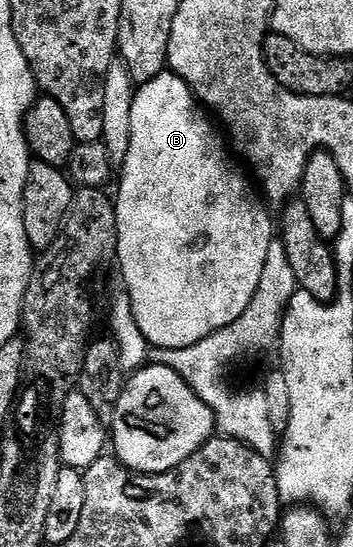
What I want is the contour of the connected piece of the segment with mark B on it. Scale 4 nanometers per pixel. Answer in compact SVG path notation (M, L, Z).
M168 70L160 72L155 78L142 83L134 94L134 105L131 108L131 144L125 163L119 168L121 185L115 192L117 205L117 255L116 263L121 263L121 276L125 279L123 288L129 292L135 322L138 323L146 342L153 348L179 348L182 344L194 344L201 337L210 336L235 322L251 306L255 294L259 290L259 278L263 278L263 265L267 262L267 249L275 239L275 220L269 217L270 209L266 201L259 195L258 189L251 183L250 177L237 169L238 161L231 155L230 145L226 137L217 133L218 125L207 115L193 91Z

